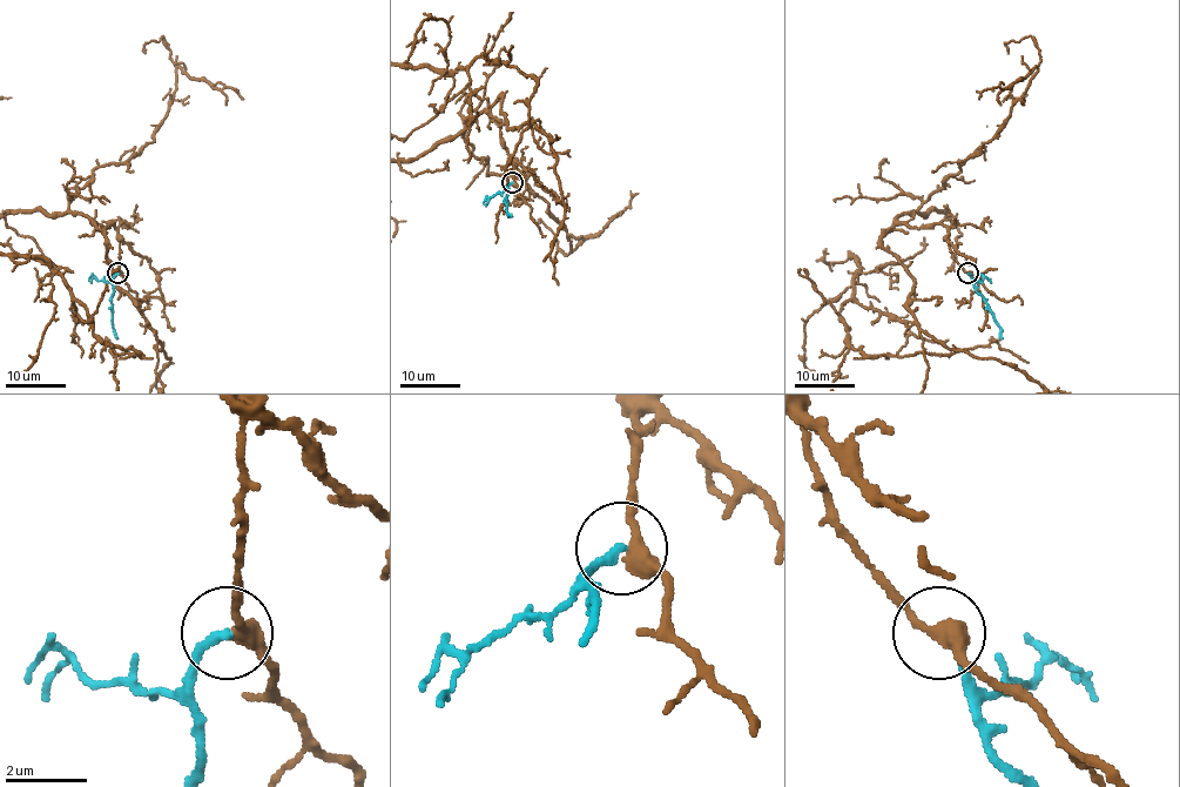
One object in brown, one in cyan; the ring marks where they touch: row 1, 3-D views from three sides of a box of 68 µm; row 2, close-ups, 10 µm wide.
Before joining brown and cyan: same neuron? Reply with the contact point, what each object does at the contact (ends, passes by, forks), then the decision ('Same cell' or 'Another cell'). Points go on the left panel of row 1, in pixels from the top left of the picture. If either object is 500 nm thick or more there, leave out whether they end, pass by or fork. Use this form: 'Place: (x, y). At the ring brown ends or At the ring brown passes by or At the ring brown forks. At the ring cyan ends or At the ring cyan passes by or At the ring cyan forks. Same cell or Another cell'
Place: (118, 273). At the ring brown passes by. At the ring cyan ends. Another cell

